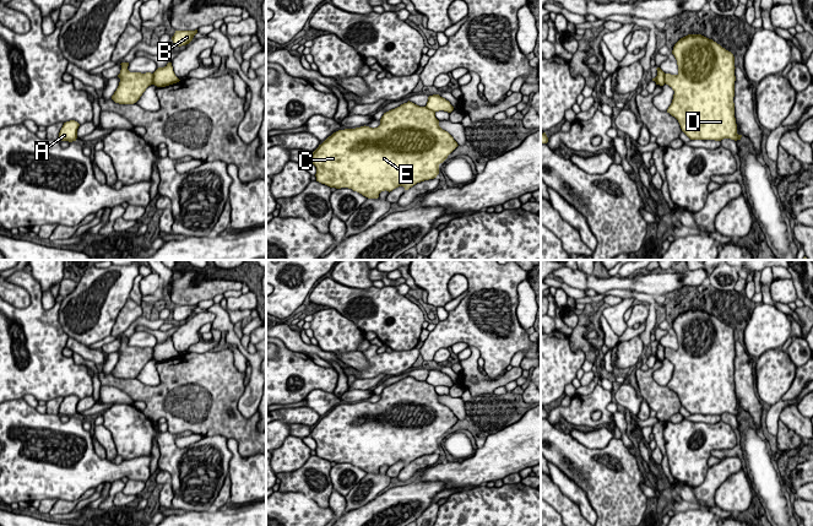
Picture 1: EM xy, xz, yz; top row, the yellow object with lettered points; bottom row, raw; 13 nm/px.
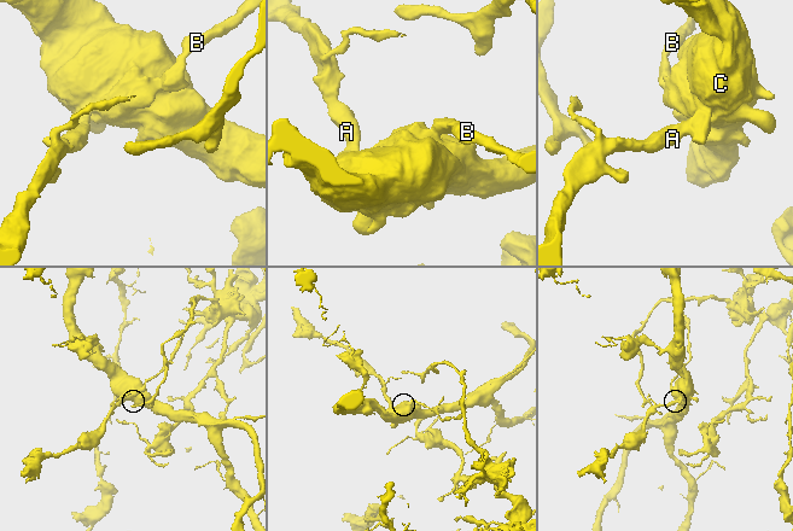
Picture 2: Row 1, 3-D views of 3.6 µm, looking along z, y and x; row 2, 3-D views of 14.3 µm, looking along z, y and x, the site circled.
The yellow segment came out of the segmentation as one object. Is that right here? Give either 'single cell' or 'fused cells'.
fused cells

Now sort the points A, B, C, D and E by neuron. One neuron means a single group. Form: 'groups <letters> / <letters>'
groups A C D E / B

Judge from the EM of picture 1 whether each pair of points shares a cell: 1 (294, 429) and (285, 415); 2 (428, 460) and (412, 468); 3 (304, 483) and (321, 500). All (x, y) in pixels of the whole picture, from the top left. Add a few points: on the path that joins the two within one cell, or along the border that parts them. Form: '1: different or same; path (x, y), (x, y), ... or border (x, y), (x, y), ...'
1: different; border (290, 423), (303, 423), (312, 427)
2: same; path (424, 462), (416, 466)
3: same; path (309, 487), (318, 495)

